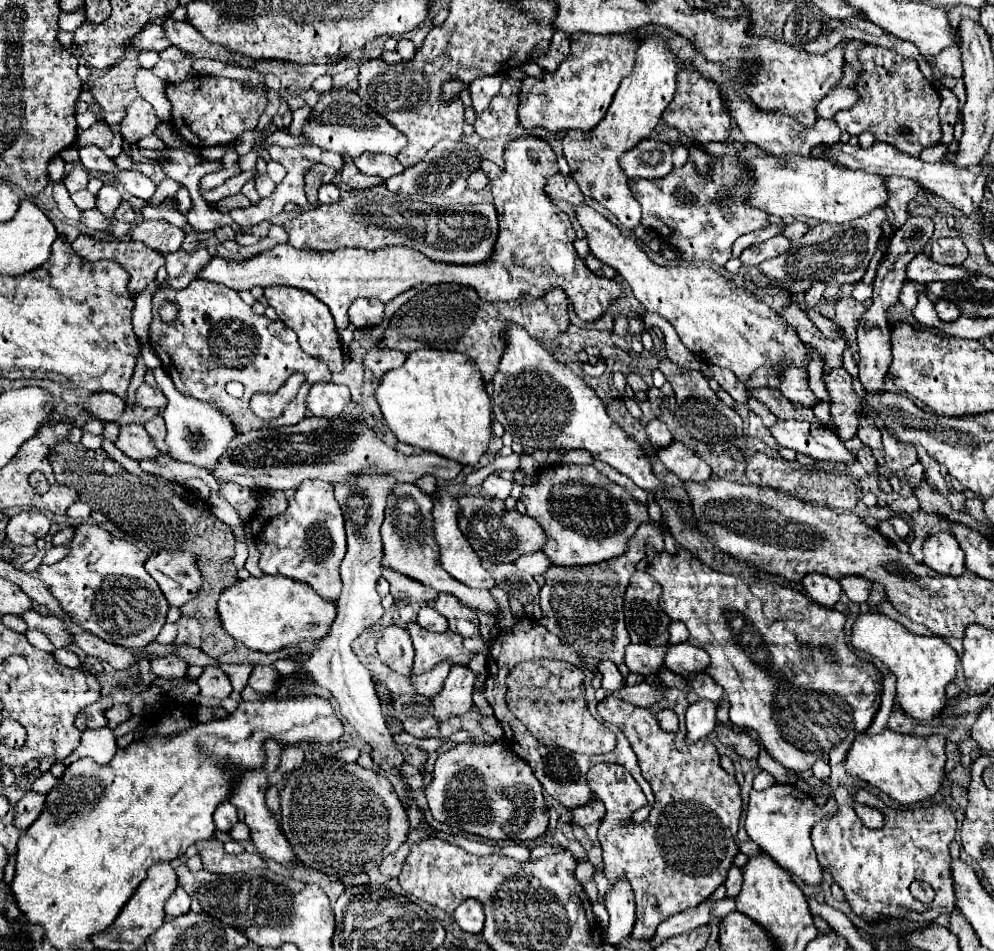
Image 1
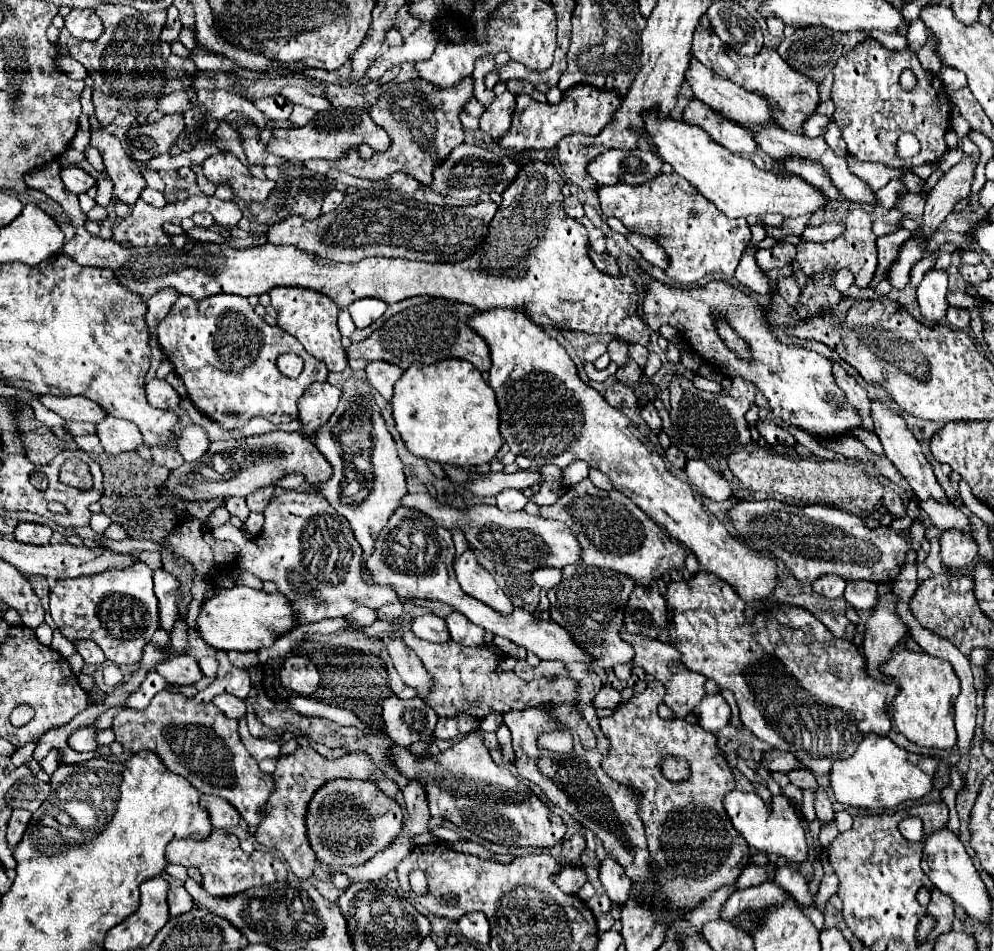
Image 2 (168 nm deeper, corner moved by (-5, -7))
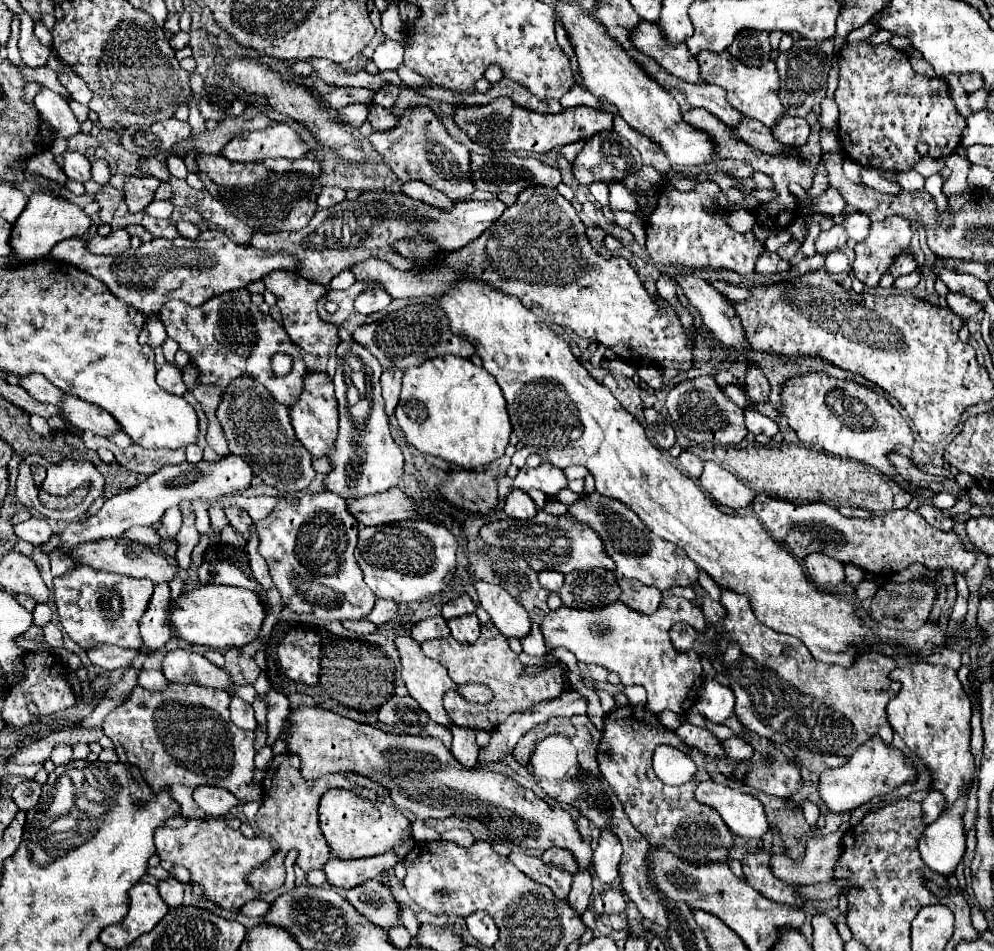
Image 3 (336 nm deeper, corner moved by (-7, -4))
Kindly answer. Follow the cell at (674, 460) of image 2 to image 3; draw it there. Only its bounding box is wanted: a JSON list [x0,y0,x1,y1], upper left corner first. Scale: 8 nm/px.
[677,452,703,478]

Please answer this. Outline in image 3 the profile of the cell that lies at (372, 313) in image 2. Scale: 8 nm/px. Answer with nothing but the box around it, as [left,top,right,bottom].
[355,290,393,314]

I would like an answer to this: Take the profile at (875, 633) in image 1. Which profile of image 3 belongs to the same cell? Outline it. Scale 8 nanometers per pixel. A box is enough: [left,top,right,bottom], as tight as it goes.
[887,662,975,808]

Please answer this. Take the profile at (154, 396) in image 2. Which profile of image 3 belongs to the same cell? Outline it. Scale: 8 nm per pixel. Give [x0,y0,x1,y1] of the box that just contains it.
[157,364,187,396]

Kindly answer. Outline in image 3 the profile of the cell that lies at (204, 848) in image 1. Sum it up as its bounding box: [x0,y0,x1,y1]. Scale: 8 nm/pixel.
[155,818,297,914]

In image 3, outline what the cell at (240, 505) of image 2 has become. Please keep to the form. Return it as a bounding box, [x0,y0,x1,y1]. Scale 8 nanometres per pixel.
[225,506,253,540]

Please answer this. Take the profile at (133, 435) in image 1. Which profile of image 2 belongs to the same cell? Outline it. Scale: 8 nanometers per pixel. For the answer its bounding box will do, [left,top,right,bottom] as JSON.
[97,417,143,455]

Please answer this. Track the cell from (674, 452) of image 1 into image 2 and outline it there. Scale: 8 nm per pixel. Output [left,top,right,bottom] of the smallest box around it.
[683,459,731,501]

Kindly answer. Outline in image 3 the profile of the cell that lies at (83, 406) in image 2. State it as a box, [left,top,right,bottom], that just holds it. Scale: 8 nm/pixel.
[19,374,63,404]

